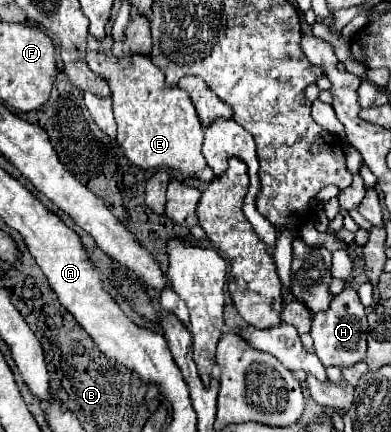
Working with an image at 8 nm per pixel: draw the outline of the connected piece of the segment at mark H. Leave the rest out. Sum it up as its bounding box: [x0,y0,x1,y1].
[312,288,366,368]

